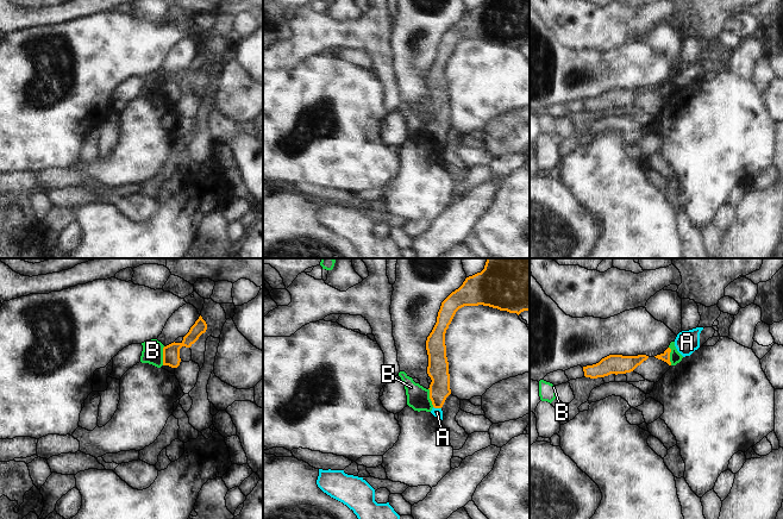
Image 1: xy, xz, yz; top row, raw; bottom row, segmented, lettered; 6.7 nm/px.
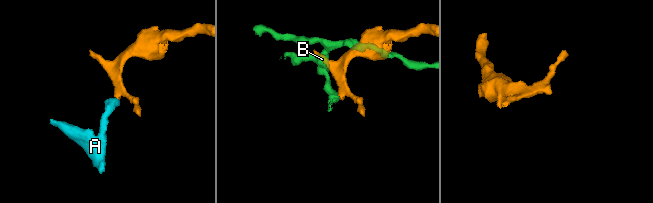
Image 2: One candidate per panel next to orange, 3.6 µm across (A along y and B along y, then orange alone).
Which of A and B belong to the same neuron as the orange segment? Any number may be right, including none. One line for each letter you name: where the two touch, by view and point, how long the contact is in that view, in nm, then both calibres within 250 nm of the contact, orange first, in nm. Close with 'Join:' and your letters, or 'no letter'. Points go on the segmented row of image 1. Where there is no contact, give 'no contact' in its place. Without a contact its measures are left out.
Join: no letter

